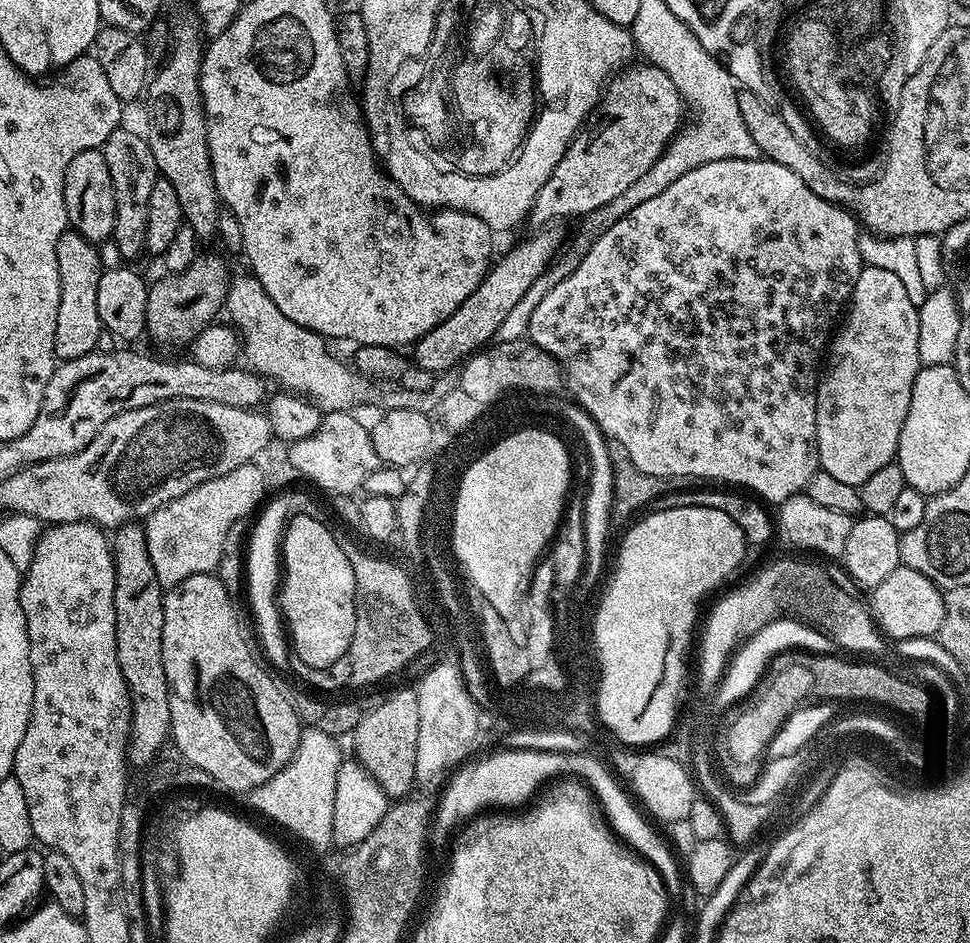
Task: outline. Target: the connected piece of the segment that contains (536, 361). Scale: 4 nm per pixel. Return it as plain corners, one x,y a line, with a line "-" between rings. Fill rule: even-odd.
525,338
514,342
494,342
468,357
458,372
459,391
479,406
492,406
505,394
552,392
563,383
560,365
537,344

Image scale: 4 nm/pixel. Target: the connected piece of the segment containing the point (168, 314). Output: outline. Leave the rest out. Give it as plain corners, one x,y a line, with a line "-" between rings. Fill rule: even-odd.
201,251
190,266
181,272
161,275
161,280
152,280
146,298
146,329
156,344
169,344
176,348
179,344
191,345
197,335
224,312
228,293
230,271
228,264
216,252

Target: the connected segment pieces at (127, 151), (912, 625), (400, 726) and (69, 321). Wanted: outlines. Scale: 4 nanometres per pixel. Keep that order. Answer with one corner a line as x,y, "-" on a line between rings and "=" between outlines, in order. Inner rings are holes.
121,126
106,138
103,149
106,158
106,166
110,169
110,182
114,182
114,230
112,231
111,243
116,244
119,255
125,261
132,262
139,252
145,251
146,242
146,210
150,207
150,190
158,178
154,154
150,154
150,146
143,135
131,132
127,126
=
903,566
895,568
878,586
871,589
870,611
876,627
890,639
935,637
944,617
944,592
926,574
=
411,687
385,698
381,704
365,711
350,740
356,747
355,759
378,782
389,798
404,798
416,784
416,751
418,750
418,698
=
71,230
58,238
58,278
60,279
60,301
58,322
54,326
54,350
57,361
82,358
96,351
101,330
98,318
98,278
102,271
100,253
82,234

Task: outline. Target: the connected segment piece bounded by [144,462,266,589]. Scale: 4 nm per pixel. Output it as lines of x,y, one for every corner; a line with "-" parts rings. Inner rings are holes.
249,462
230,470
230,474
202,482
194,490
186,490
182,498
174,498
174,502
162,506
147,517
144,533
150,562
154,564
158,582
165,589
172,588
194,574
217,571
230,526
251,517
261,507
265,499
264,480
264,471
255,462

